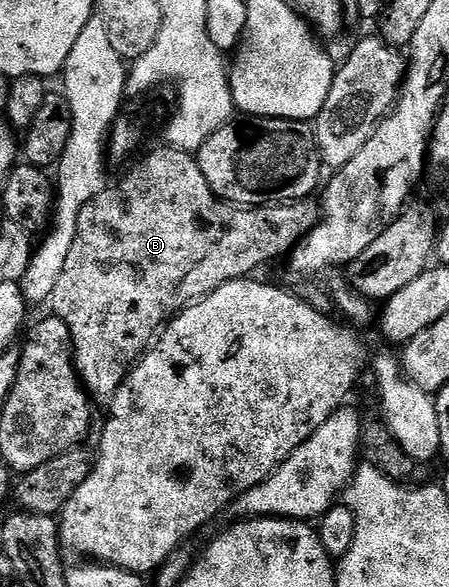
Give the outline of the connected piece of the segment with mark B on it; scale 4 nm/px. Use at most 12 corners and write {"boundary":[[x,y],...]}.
{"boundary":[[164,147],[81,210],[51,298],[90,398],[163,326],[292,254]]}

